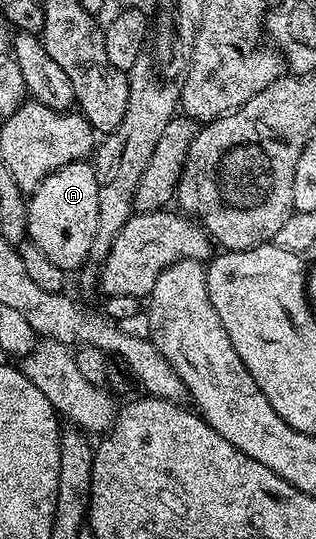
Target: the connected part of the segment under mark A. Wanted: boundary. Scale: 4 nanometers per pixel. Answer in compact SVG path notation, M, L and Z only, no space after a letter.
M74 161L53 171L30 194L27 201L27 237L30 244L41 247L42 253L64 271L82 270L88 264L87 256L93 247L93 235L97 235L97 175L94 164Z

